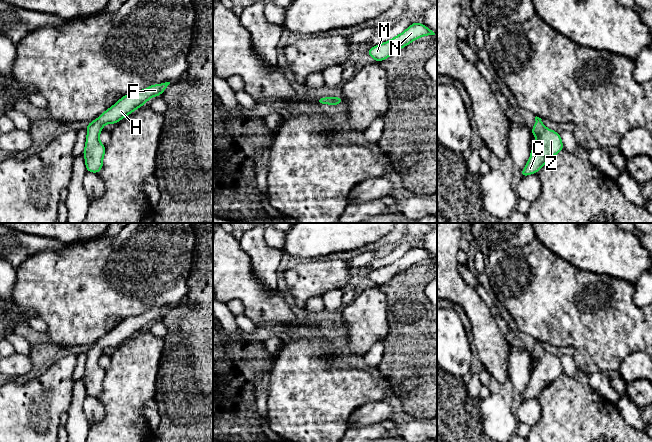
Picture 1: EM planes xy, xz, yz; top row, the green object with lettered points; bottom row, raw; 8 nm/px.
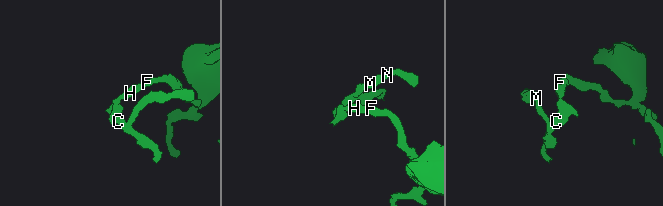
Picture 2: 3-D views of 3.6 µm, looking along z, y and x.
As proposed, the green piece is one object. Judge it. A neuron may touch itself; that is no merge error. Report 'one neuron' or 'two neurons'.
one neuron

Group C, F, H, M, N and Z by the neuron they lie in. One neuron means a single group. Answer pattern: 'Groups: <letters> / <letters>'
Groups: C F H M N Z

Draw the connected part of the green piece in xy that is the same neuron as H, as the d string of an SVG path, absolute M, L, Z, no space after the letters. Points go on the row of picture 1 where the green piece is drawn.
M170 82L151 85L139 92L129 93L118 100L112 107L103 112L87 126L86 144L83 150L87 172L99 173L103 167L106 147L99 141L99 134L104 124L116 124L134 112L154 96L160 96Z

